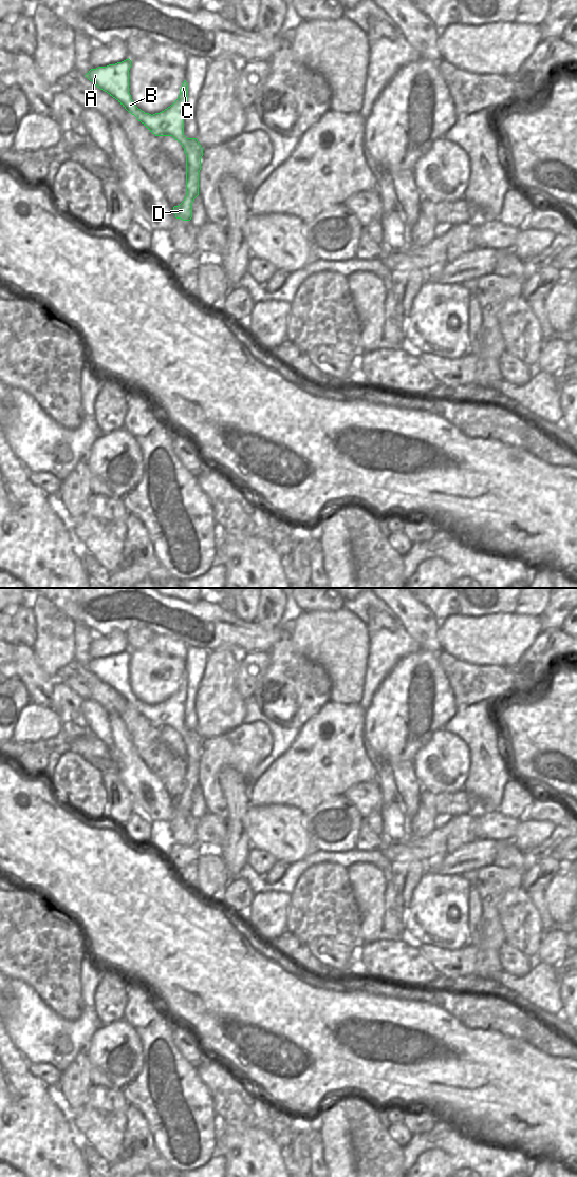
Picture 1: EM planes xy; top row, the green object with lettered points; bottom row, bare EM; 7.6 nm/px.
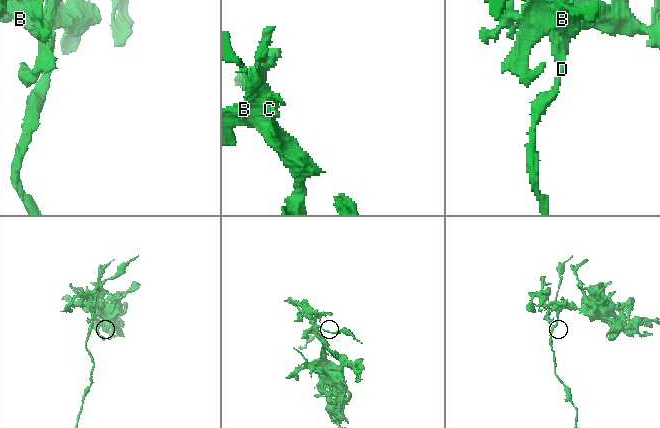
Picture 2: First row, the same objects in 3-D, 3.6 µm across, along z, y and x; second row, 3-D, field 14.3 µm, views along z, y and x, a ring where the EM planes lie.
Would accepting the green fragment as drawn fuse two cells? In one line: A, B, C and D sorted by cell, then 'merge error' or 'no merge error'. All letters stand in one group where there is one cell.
A B C / D | merge error

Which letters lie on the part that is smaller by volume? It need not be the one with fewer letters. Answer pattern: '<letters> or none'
D

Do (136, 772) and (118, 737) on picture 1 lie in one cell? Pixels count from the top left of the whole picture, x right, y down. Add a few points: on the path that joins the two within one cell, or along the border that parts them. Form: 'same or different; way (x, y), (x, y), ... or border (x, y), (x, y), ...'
same; way (128, 763), (125, 759), (123, 745)

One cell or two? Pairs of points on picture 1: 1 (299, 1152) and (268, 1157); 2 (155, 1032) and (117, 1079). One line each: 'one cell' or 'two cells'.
1: two cells
2: two cells

